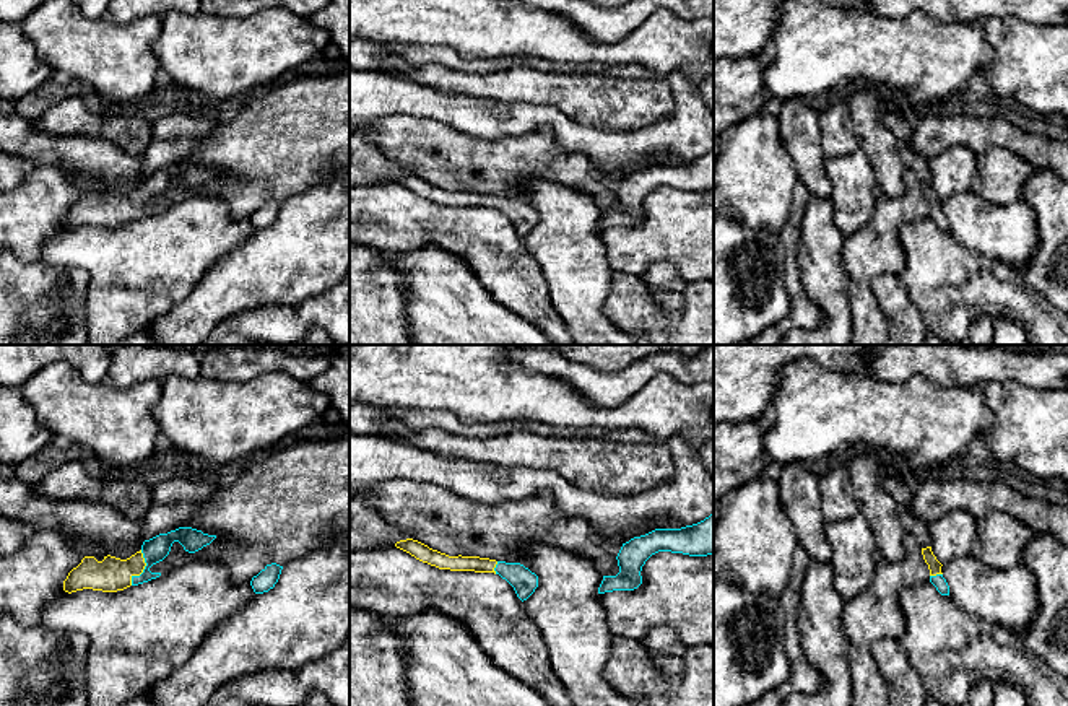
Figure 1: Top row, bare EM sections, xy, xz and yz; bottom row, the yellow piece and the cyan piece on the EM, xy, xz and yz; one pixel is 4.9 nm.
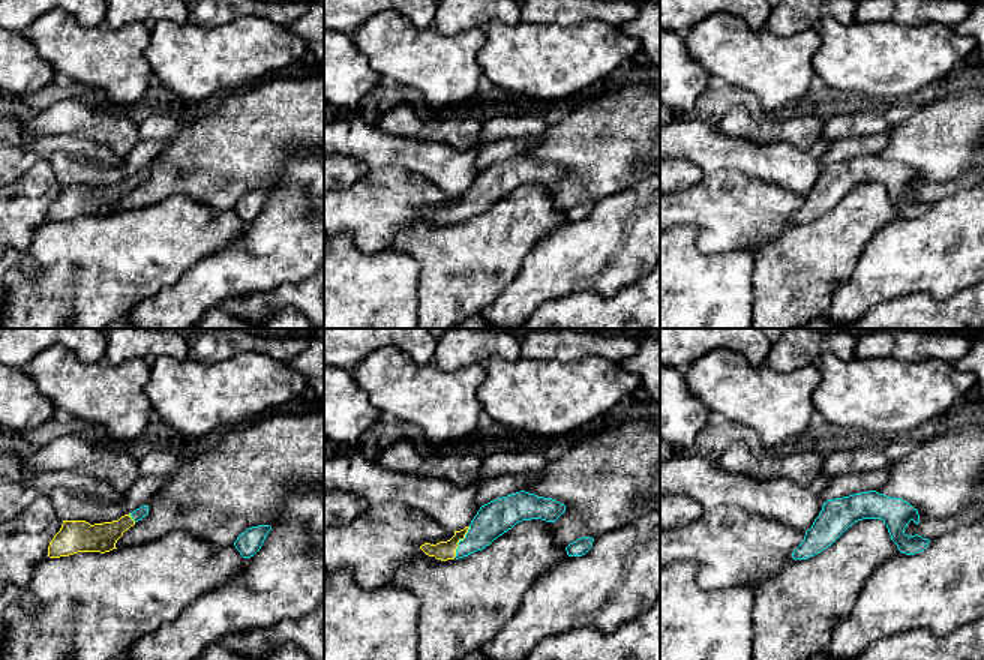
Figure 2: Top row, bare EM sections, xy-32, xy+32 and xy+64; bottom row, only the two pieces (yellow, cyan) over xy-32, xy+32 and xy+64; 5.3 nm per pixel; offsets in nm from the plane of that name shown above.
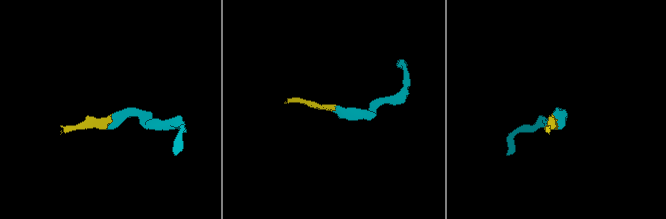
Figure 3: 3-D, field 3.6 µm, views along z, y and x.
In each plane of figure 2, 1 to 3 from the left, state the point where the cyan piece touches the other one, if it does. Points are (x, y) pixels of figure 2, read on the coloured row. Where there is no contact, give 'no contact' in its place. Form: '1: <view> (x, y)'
1: xy-32 (131, 518)
2: xy+32 (458, 542)
3: no contact

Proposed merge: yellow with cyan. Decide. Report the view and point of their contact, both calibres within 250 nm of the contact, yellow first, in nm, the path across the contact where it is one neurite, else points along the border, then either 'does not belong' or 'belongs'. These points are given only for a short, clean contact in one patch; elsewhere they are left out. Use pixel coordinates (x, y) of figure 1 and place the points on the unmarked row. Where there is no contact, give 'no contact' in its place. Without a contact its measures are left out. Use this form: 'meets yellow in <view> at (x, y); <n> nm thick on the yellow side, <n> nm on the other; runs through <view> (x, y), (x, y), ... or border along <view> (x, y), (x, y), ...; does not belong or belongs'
meets yellow in xy at (143, 204); 170 nm thick on the yellow side, 120 nm on the other; runs through xy (111, 210), (143, 204), (145, 196), (156, 184); belongs

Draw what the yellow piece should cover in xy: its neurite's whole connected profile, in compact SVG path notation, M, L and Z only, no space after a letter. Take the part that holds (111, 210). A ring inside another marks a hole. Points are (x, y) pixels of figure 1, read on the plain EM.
M179 163L145 176L141 185L127 195L107 190L102 197L98 197L94 192L85 192L68 208L63 216L63 226L68 229L83 224L117 228L148 218L161 211L161 208L151 208L150 203L169 190L174 177L179 177L185 187L195 189L215 174L216 171L208 171L192 163Z

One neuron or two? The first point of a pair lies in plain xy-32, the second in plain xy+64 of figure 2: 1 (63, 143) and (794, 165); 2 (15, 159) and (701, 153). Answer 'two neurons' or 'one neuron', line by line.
1: one neuron
2: two neurons

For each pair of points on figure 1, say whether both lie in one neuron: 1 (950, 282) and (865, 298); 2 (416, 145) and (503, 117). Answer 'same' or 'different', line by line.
1: different
2: different

